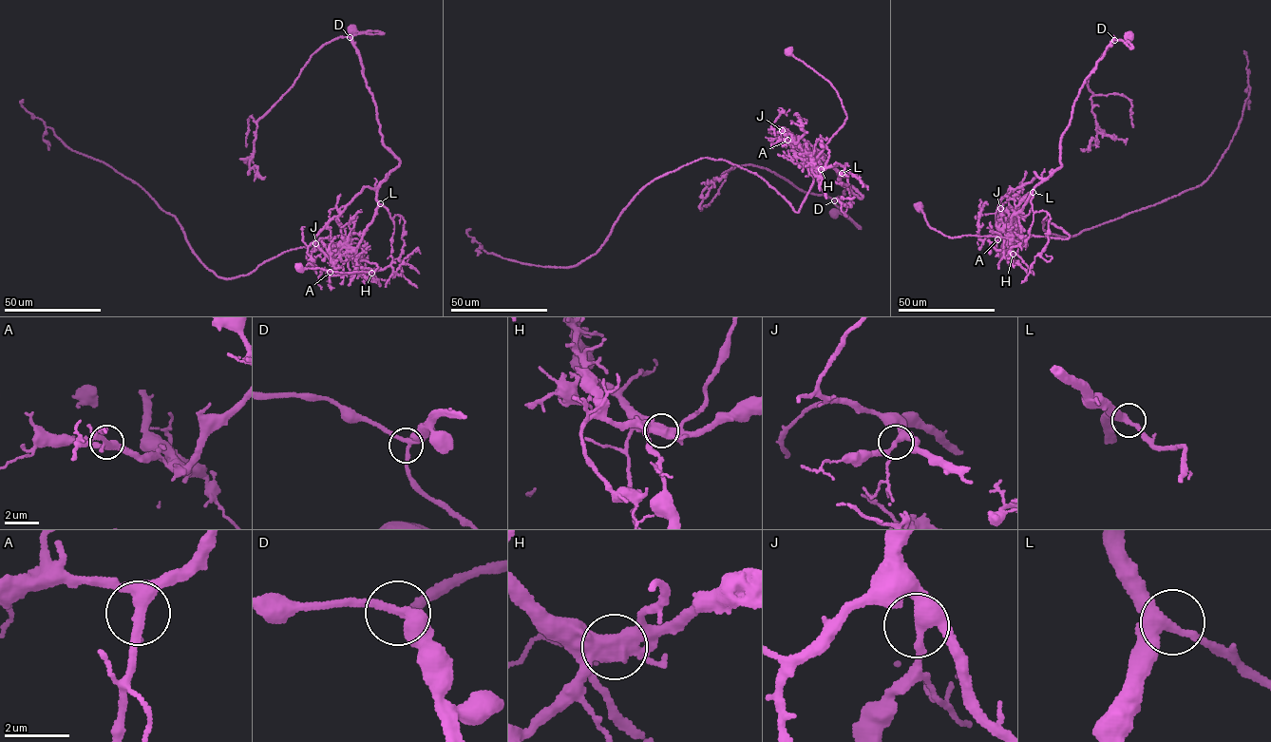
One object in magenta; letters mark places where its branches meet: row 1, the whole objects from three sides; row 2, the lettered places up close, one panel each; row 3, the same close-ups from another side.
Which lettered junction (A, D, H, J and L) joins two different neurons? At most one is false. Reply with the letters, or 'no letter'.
H

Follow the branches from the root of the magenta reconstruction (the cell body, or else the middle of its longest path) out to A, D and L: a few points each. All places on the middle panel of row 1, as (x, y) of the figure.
A: (788, 51), (831, 85), (846, 119), (814, 161), (810, 174), (804, 151), (798, 144), (787, 140)
D: (788, 51), (831, 85), (846, 116), (810, 174), (805, 163), (822, 156), (863, 197), (853, 186), (834, 200)
L: (788, 51), (831, 85), (846, 116), (814, 161), (810, 174), (805, 163), (808, 157), (821, 155), (842, 173)

